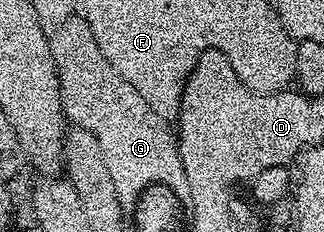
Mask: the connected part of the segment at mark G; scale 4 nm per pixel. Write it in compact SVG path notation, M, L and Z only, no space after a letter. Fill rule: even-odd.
M73 16L66 20L64 24L59 24L58 28L51 31L50 41L52 44L52 55L54 56L54 64L58 72L58 80L60 81L60 99L64 105L65 119L72 126L81 126L86 128L86 132L94 132L94 136L98 136L98 144L102 144L102 156L106 156L106 169L110 171L110 180L114 180L114 192L118 192L118 200L122 204L125 215L132 215L138 204L138 196L146 187L155 182L170 182L173 184L186 183L186 172L182 168L182 160L180 159L180 148L178 145L177 135L174 133L165 119L158 116L158 112L154 112L154 108L150 108L150 104L146 104L146 100L142 100L142 96L138 96L138 92L134 89L134 84L130 84L130 80L126 80L126 76L119 74L114 68L114 64L110 64L110 60L106 60L106 56L102 56L102 48L98 48L98 40L94 40L94 32L90 32L90 24L83 16Z

